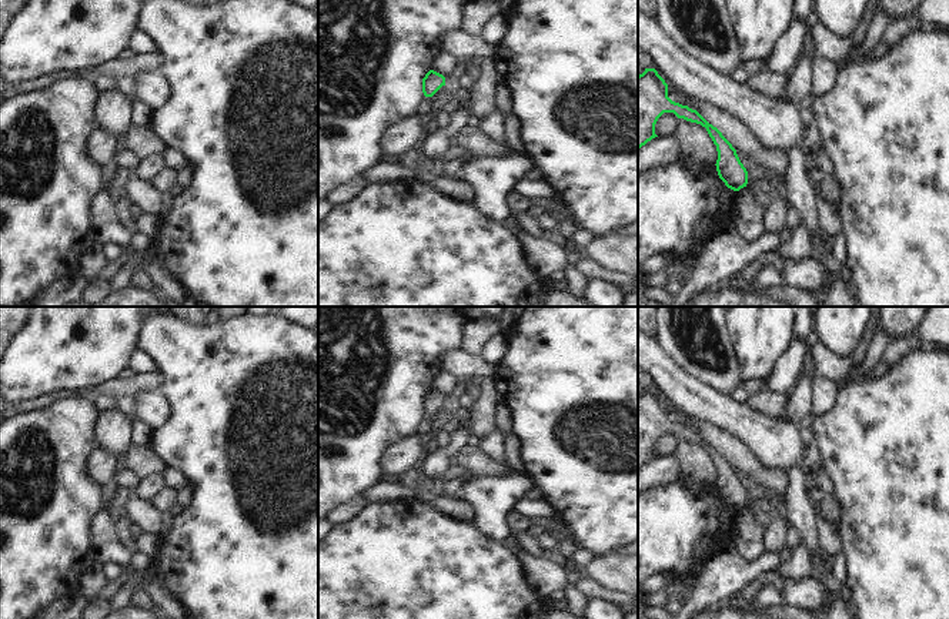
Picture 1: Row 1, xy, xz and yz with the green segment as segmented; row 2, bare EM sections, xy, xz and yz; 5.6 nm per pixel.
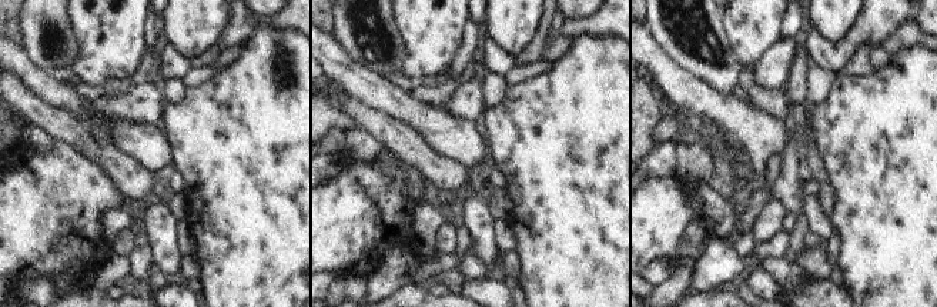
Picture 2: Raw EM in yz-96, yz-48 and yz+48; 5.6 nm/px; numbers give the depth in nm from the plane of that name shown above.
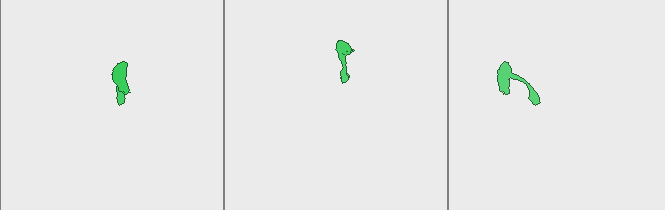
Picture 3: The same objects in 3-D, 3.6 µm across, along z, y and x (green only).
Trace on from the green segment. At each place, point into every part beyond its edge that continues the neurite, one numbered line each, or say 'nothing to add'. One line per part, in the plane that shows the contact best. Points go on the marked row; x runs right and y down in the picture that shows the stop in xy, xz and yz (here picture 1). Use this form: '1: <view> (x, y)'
nothing to add.

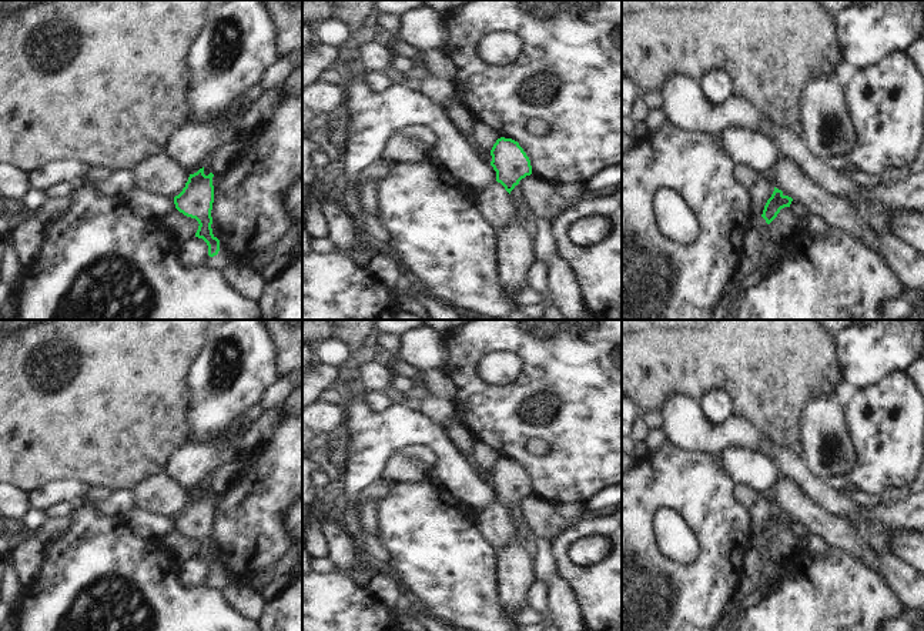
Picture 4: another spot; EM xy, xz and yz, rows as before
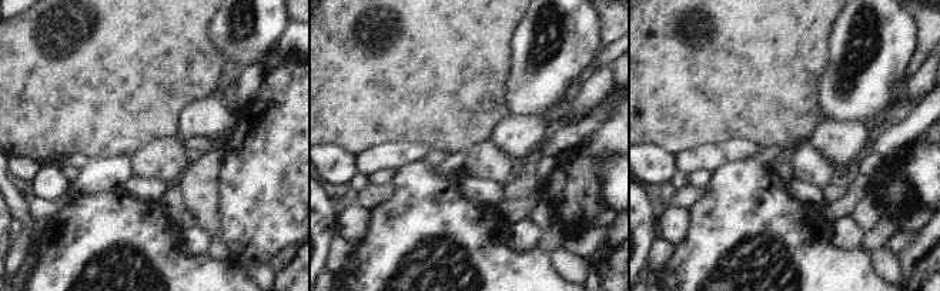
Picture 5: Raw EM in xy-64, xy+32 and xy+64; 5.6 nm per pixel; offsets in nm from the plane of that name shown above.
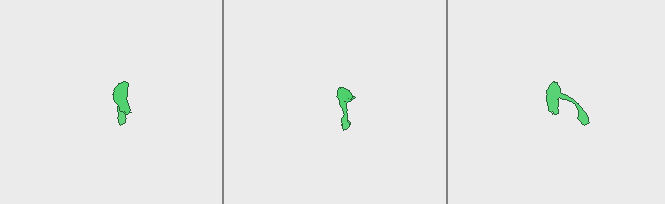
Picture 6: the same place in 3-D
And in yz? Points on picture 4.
nothing to add.

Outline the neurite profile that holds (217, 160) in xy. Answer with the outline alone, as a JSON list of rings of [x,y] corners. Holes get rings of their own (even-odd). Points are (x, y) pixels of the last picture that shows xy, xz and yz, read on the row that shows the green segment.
[[[240,137],[225,141],[207,154],[204,167],[208,167],[212,174],[222,173],[248,146],[250,143]]]

